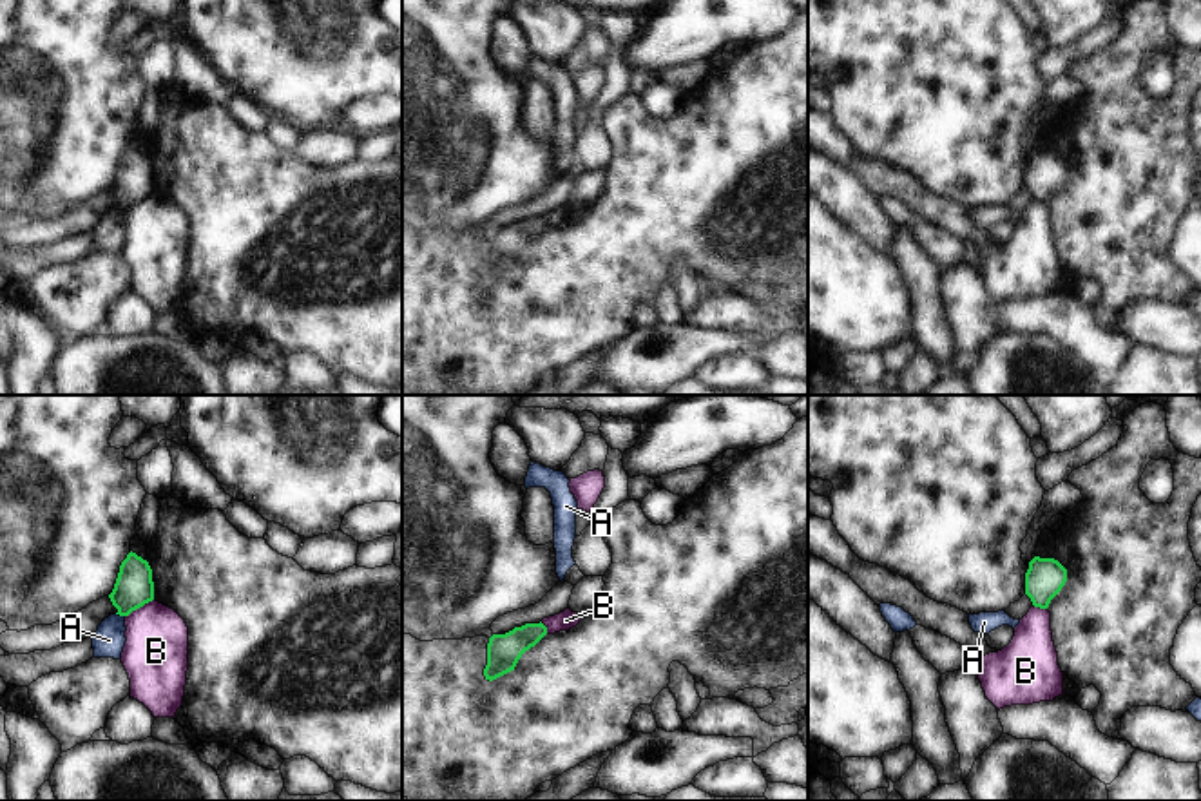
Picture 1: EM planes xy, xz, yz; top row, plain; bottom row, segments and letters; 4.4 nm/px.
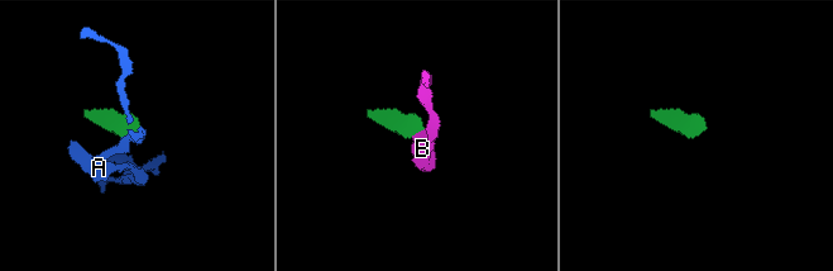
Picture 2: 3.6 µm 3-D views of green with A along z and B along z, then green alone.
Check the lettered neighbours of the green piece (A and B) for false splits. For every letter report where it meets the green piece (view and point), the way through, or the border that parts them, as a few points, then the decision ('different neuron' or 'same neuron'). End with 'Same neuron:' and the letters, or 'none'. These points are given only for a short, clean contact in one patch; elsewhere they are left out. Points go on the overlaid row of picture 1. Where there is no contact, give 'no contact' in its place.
A: xy (120, 615) | along xy (116, 613), (124, 617) | different neuron
B: xy (138, 607) | along xy (153, 598), (125, 617) | different neuron
Same neuron: none

